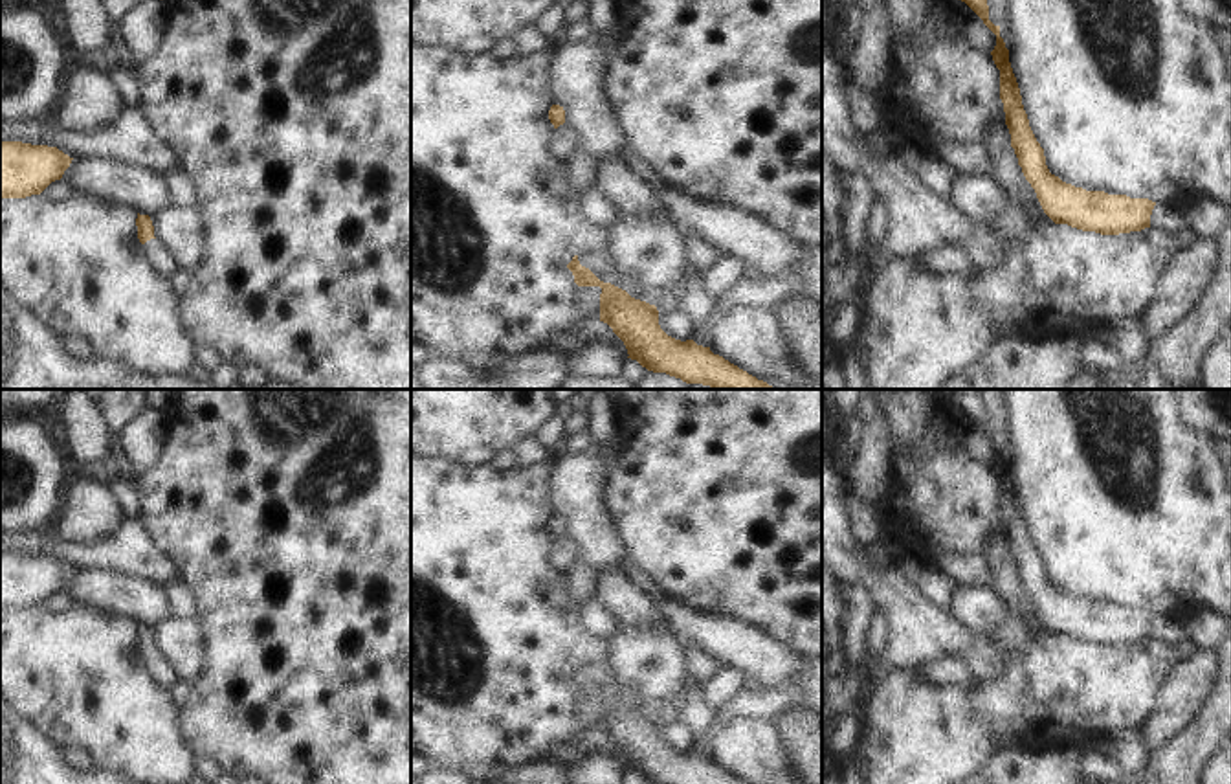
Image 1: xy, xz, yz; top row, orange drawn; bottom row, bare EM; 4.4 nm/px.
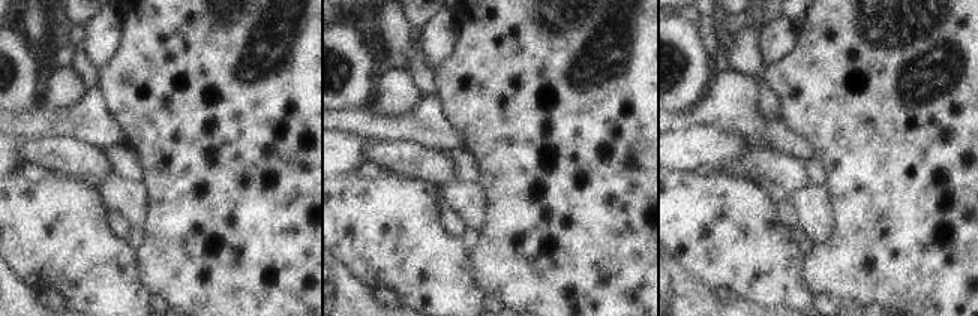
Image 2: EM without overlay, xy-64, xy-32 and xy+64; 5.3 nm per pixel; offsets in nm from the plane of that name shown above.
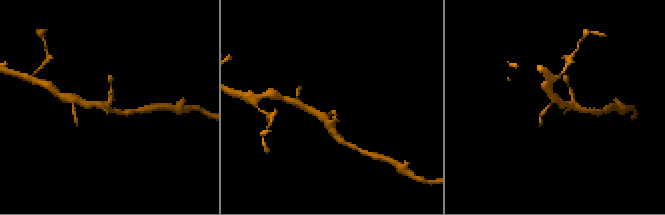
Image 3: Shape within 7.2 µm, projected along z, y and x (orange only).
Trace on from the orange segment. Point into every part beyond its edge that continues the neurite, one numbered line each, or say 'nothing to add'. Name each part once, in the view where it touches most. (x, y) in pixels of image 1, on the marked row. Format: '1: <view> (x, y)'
1: xy (160, 259)

